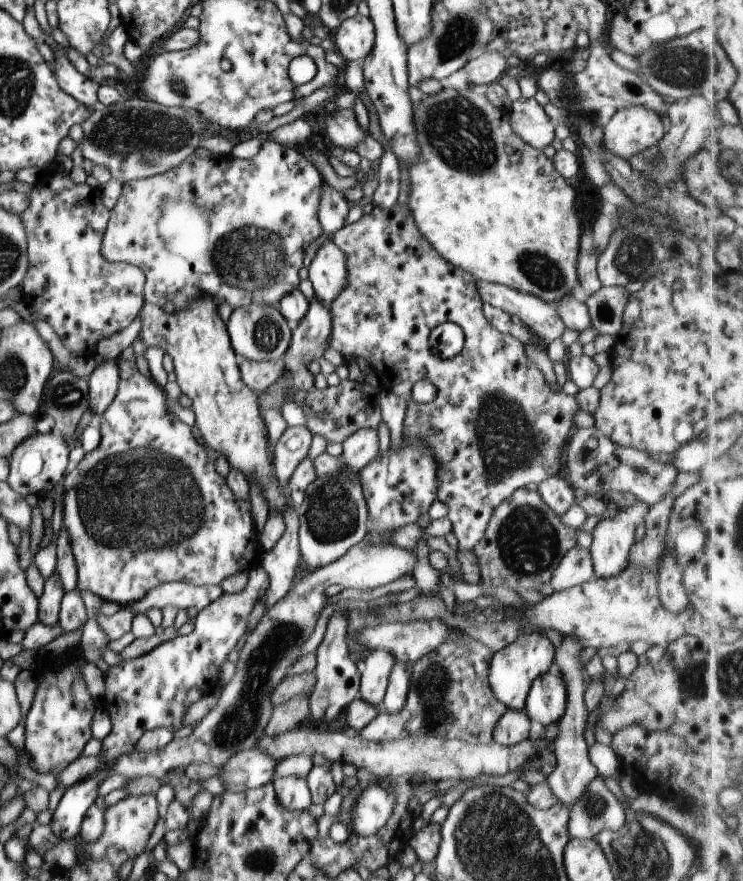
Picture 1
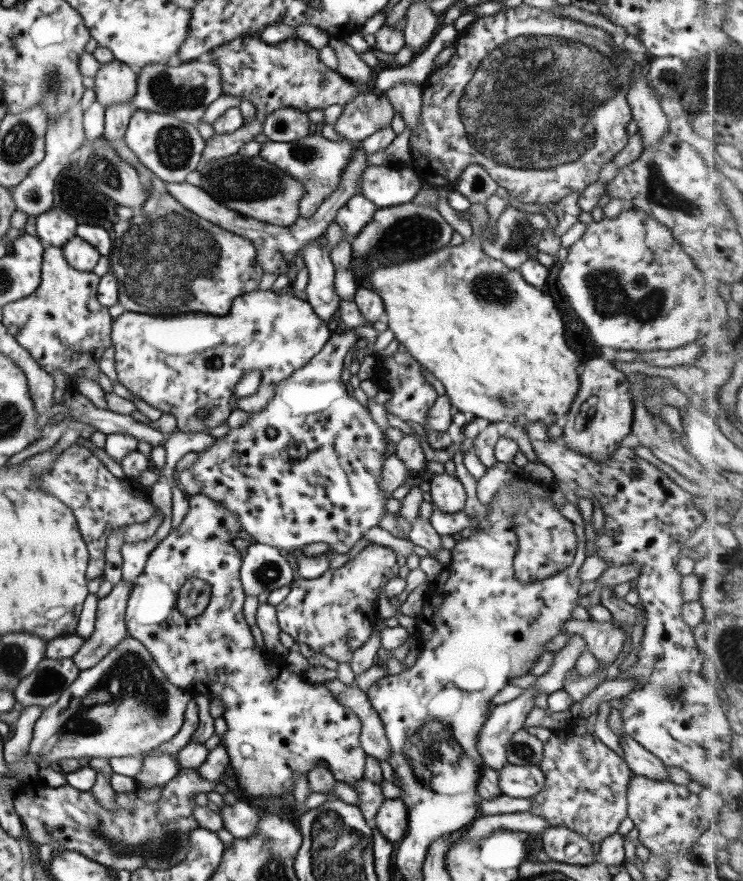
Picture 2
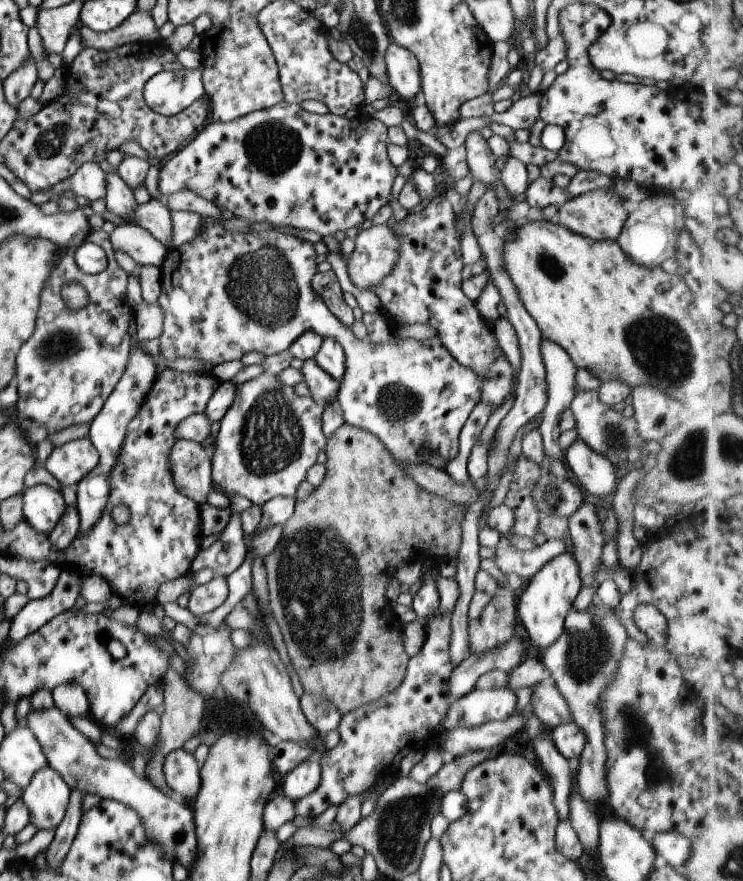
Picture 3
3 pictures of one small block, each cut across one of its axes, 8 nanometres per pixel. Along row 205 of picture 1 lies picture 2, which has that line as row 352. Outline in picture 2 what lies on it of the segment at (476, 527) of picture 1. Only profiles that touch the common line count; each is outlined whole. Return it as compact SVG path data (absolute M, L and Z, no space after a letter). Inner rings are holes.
M395 350L387 358L375 358L375 368L370 377L371 382L376 384L380 390L387 390L390 394L390 400L385 402L386 413L391 413L401 420L410 420L417 422L423 427L426 434L427 443L435 450L447 448L451 444L451 439L444 432L433 432L427 428L427 412L438 398L431 384L429 384L421 373L421 366L407 352L398 352Z

